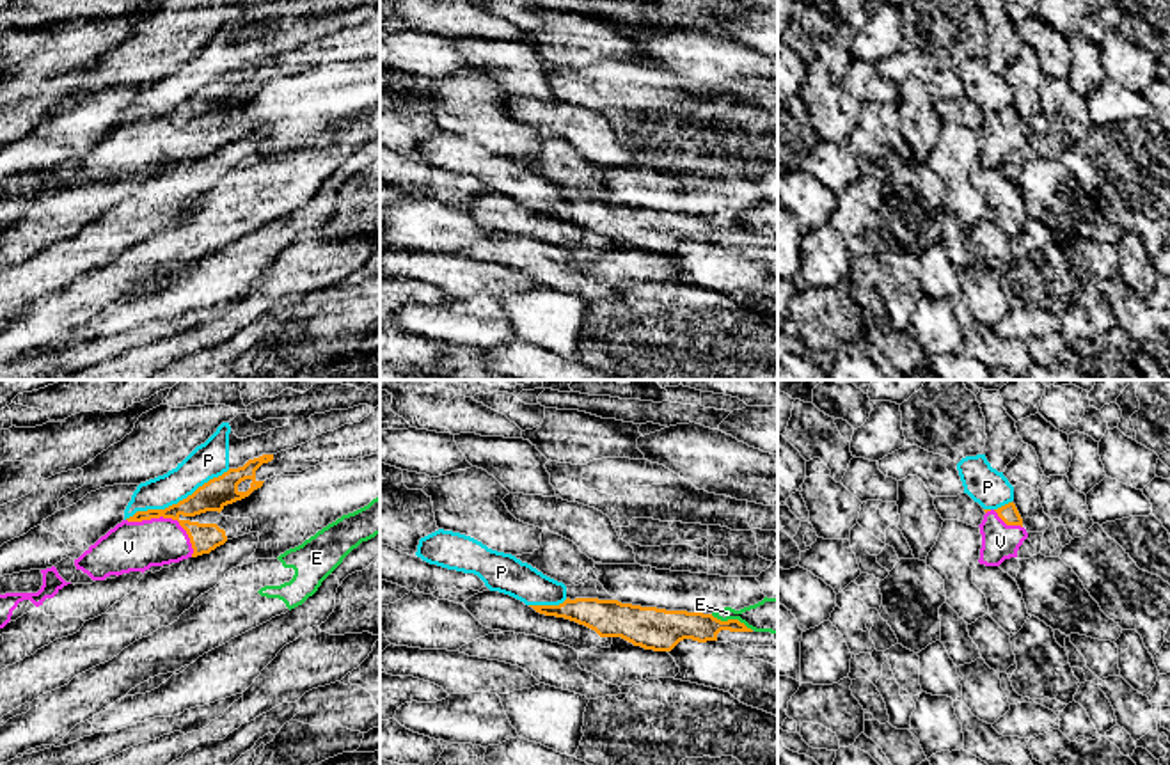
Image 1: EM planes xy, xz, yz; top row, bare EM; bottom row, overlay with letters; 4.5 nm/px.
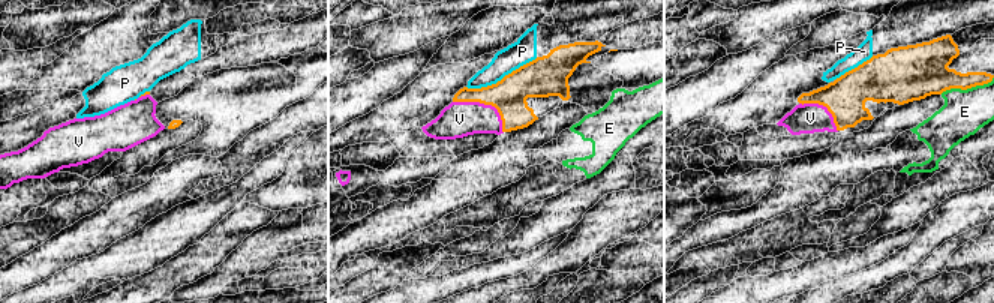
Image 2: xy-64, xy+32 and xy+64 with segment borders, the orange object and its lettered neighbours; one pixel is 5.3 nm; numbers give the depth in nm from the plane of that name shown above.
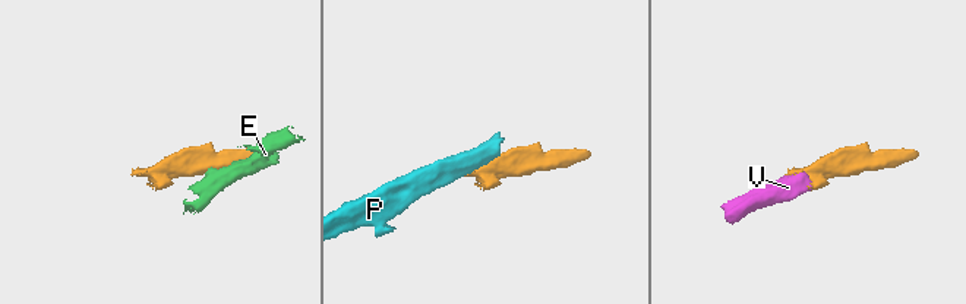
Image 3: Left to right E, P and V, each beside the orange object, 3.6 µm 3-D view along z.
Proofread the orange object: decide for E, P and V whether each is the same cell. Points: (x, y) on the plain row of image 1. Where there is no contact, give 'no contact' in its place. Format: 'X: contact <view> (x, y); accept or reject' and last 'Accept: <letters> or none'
E: contact xz (732, 222); reject
P: contact xy (178, 105); reject
V: contact xy (169, 119); accept
Accept: V

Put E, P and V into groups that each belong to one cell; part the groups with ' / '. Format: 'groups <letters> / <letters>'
groups E / P / V

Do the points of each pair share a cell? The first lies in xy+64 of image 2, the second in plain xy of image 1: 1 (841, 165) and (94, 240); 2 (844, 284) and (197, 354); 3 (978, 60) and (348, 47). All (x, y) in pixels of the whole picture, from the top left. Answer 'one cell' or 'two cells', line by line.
1: one cell
2: two cells
3: two cells

